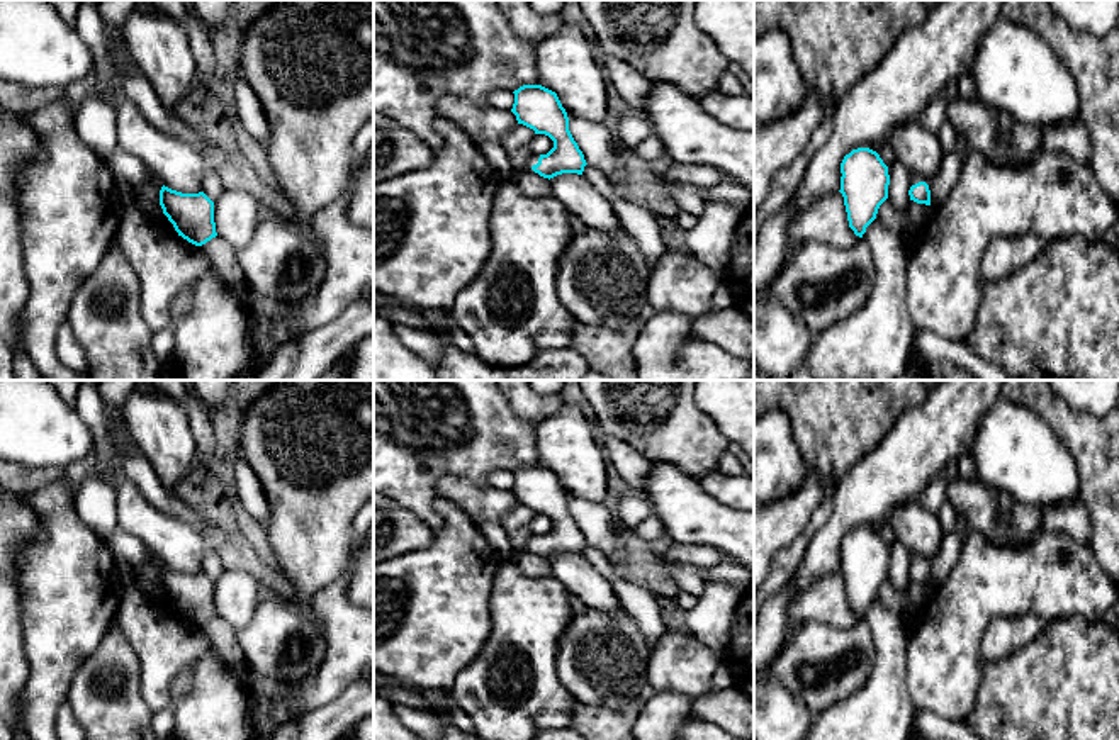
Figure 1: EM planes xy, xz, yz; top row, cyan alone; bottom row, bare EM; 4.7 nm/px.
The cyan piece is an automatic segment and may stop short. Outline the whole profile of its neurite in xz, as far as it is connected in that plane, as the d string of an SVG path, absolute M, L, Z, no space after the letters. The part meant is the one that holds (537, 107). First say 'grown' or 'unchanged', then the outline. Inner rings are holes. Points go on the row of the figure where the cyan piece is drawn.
grown; M523 85L513 93L511 112L518 124L554 141L554 148L547 154L533 154L523 171L533 171L548 180L562 173L582 175L588 163L569 131L569 117L557 93L542 85Z

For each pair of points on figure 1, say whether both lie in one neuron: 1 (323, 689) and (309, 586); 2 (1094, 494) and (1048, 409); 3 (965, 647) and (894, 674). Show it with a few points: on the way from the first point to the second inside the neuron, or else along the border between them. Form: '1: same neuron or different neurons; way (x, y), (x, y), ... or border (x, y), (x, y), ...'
1: different neurons; border (331, 583), (313, 596), (313, 611), (325, 632)
2: same neuron; way (1094, 472), (1094, 452), (1070, 428)
3: different neurons; border (909, 635), (907, 693), (916, 708)

